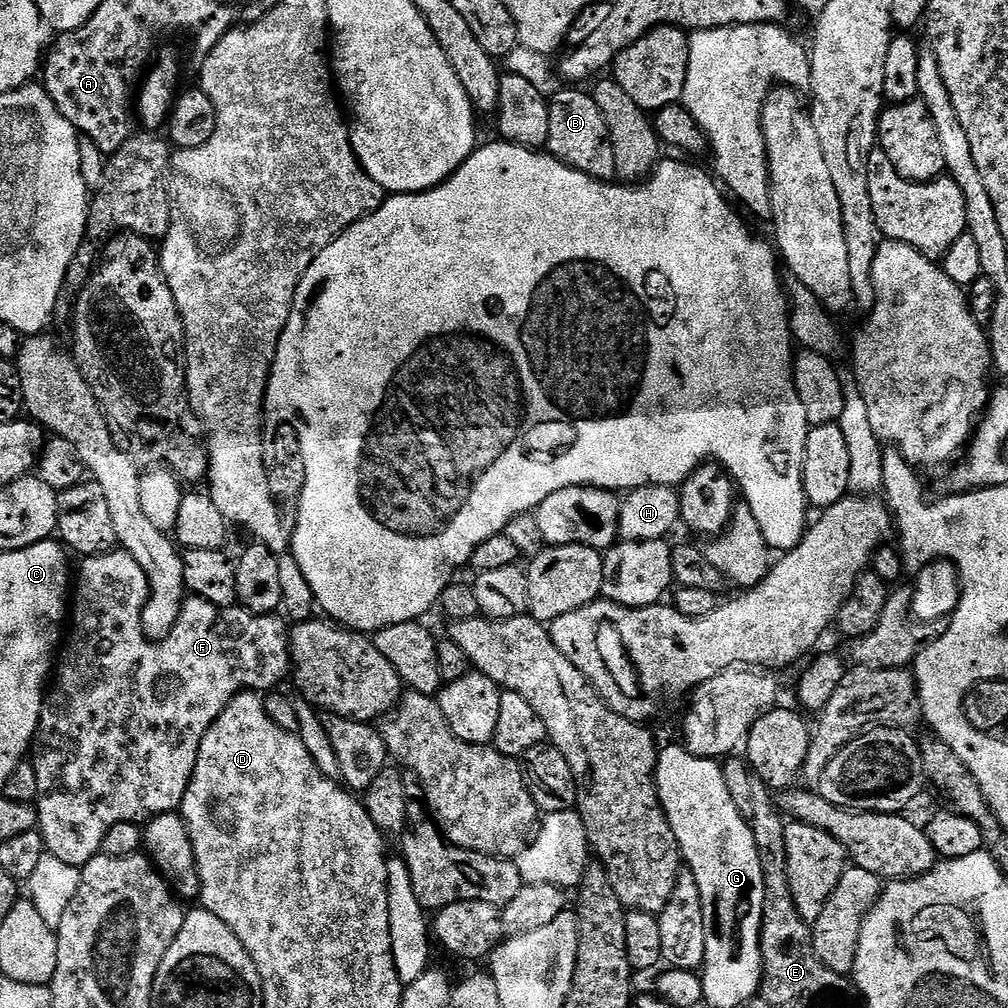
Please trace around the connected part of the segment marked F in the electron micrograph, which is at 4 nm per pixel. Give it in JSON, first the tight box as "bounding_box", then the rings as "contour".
{"bounding_box":[30,550,292,869],"contour":[[[123,550],[103,552],[97,556],[85,556],[79,561],[80,573],[74,576],[74,591],[70,596],[70,631],[58,652],[58,663],[54,668],[54,683],[44,697],[44,705],[40,711],[40,721],[36,727],[36,738],[30,749],[30,762],[34,766],[34,774],[38,774],[38,794],[34,801],[36,813],[40,819],[38,831],[44,840],[47,855],[62,858],[70,866],[83,869],[95,856],[101,855],[102,838],[106,838],[106,830],[110,826],[118,826],[122,822],[140,824],[147,822],[154,816],[161,816],[167,812],[176,812],[184,800],[186,790],[190,786],[190,778],[194,774],[194,766],[198,762],[198,750],[210,726],[230,706],[230,702],[241,692],[257,694],[276,690],[280,684],[290,676],[292,667],[292,652],[290,649],[290,628],[279,615],[269,614],[255,616],[253,612],[239,606],[219,608],[202,598],[189,595],[180,607],[178,622],[170,630],[165,640],[149,640],[142,630],[142,610],[148,601],[148,579],[134,562],[134,558]]]}

